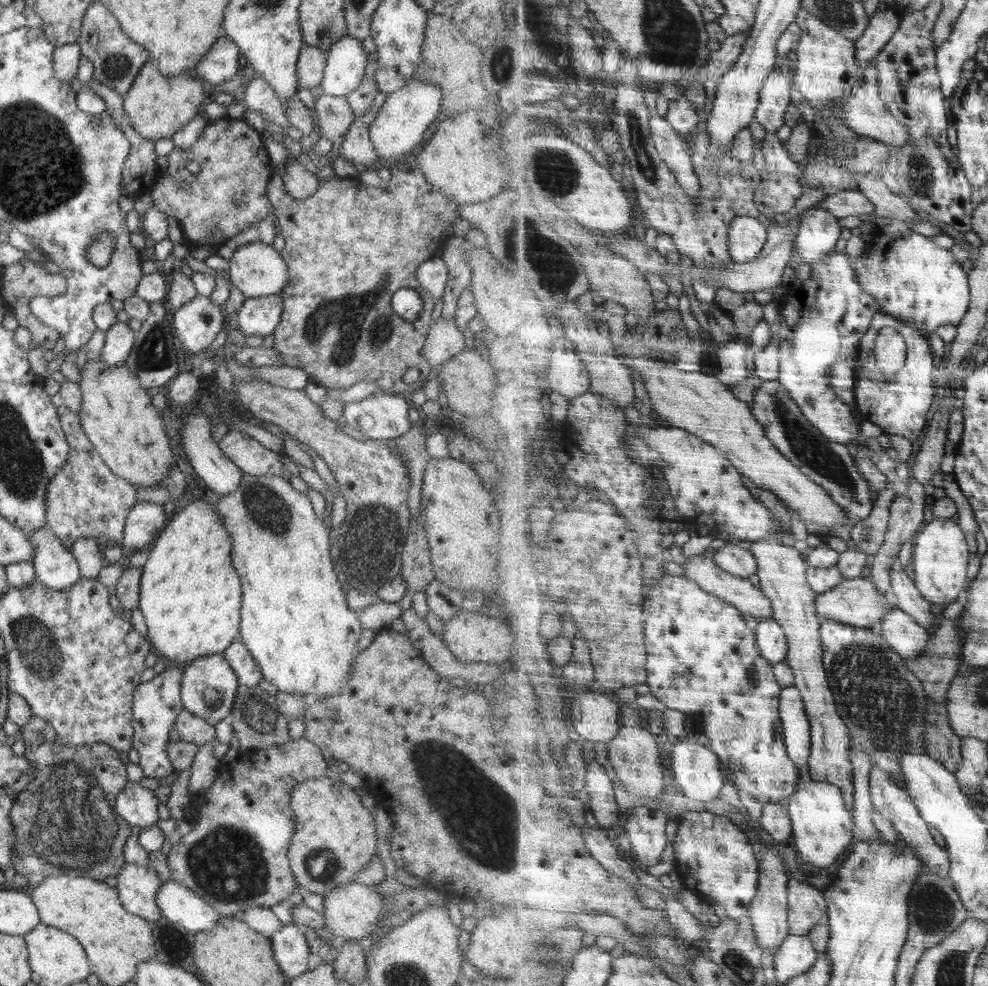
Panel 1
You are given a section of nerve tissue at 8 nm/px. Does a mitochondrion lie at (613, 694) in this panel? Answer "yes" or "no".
no

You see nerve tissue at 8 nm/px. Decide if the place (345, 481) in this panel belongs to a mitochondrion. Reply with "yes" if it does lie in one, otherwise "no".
no

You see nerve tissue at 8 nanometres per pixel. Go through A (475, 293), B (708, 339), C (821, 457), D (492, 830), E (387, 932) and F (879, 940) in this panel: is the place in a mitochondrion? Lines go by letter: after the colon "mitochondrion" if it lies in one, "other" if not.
A: other
B: other
C: mitochondrion
D: mitochondrion
E: other
F: other

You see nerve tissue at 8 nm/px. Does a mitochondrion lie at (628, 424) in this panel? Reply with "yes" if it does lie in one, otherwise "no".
no

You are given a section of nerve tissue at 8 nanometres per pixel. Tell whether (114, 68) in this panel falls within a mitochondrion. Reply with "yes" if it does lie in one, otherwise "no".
yes

